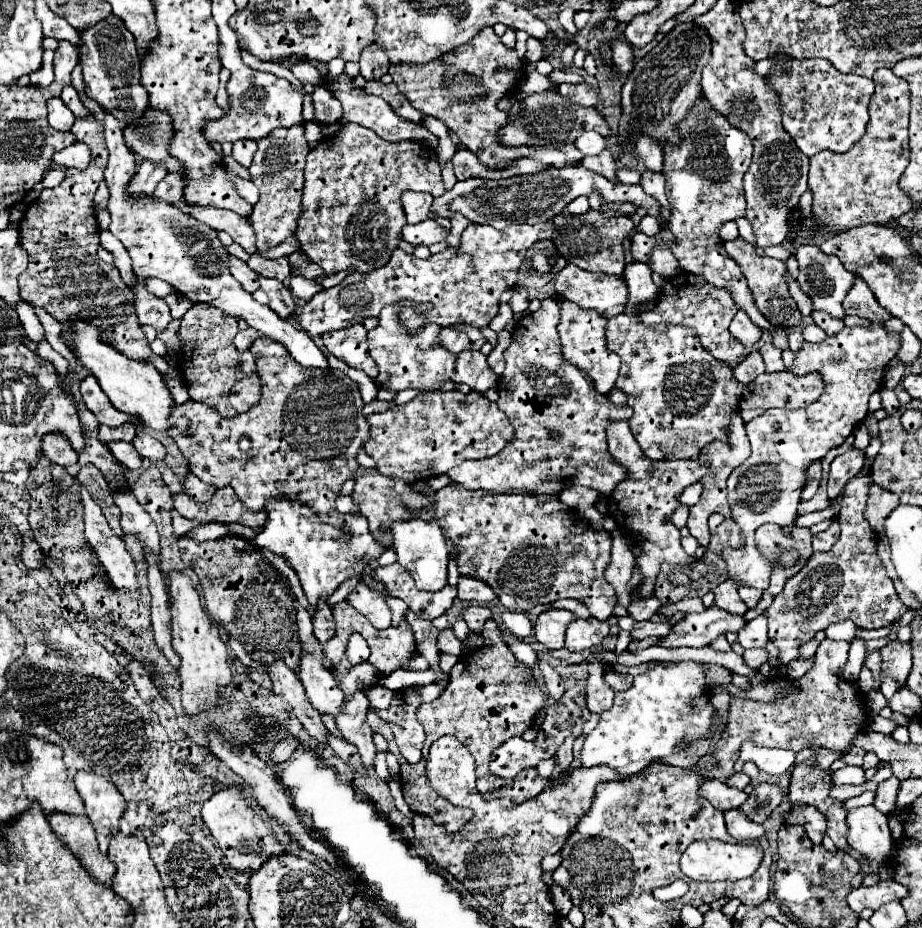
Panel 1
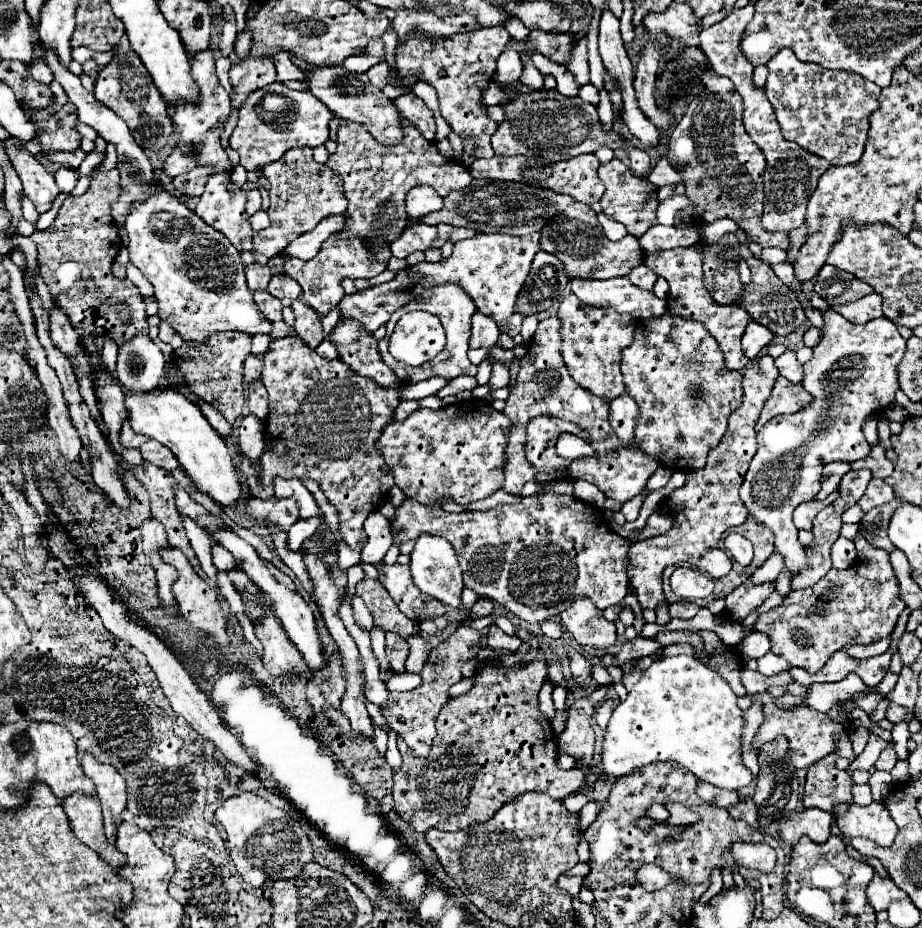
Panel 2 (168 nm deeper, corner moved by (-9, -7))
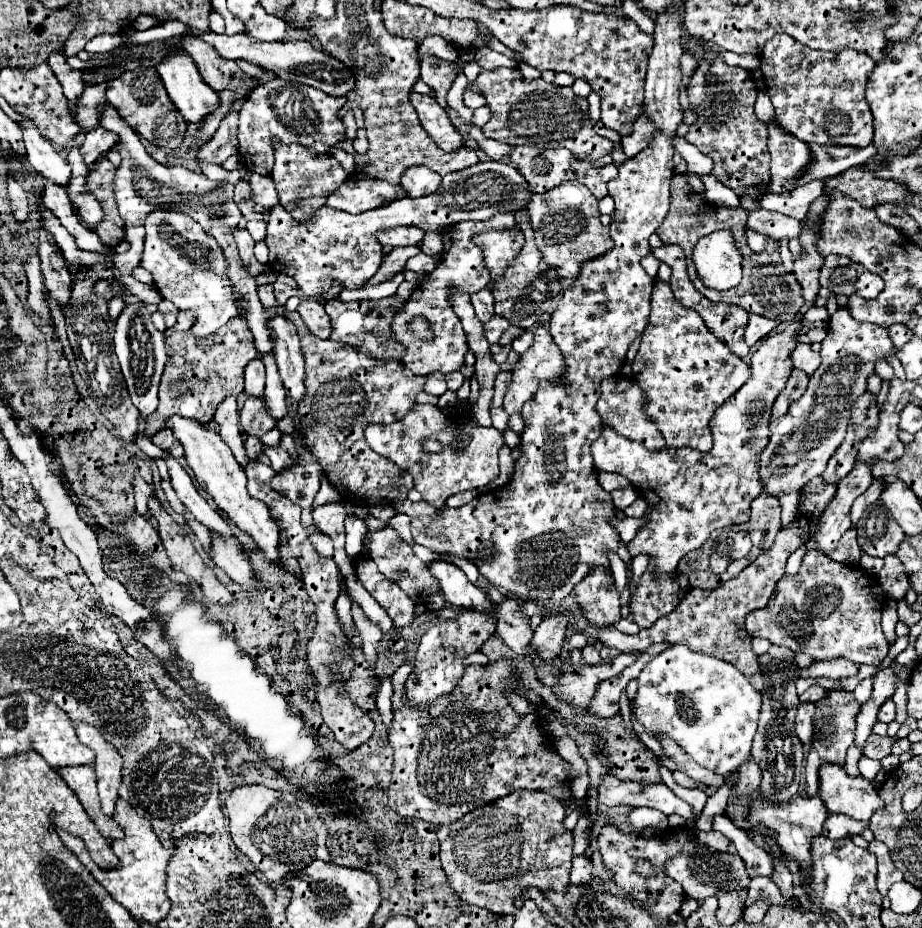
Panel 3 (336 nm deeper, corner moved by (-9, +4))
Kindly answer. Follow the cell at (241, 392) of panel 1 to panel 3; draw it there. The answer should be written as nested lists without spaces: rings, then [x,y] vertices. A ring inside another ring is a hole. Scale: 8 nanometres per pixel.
[[[248,437],[248,439],[246,439],[246,453],[248,453],[248,459],[258,457],[262,451],[264,451],[264,445],[260,443],[258,437]]]

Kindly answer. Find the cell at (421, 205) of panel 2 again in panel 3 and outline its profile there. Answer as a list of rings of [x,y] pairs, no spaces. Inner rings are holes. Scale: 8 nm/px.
[[[410,167],[406,173],[402,173],[402,187],[408,191],[408,197],[424,197],[428,193],[434,193],[440,185],[440,175],[426,167]]]

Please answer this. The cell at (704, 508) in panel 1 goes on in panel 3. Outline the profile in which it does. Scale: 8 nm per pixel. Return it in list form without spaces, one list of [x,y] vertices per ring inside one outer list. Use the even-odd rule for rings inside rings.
[[[802,319],[790,323],[780,333],[766,335],[760,341],[760,347],[754,351],[752,363],[750,363],[752,377],[710,419],[710,431],[714,435],[714,447],[708,453],[700,453],[700,451],[694,451],[688,447],[682,447],[682,449],[662,447],[662,449],[650,451],[644,445],[618,435],[610,425],[602,425],[600,437],[592,443],[594,465],[598,471],[612,471],[612,473],[624,475],[634,485],[638,495],[648,503],[646,513],[644,513],[646,525],[640,527],[636,537],[628,543],[628,551],[632,557],[638,553],[648,553],[652,559],[656,559],[658,561],[658,569],[656,569],[658,575],[674,571],[678,561],[688,551],[702,547],[708,541],[712,531],[724,529],[730,525],[740,525],[740,523],[746,523],[750,519],[750,503],[764,489],[760,483],[758,461],[760,461],[760,453],[764,451],[764,447],[770,441],[770,429],[768,427],[770,427],[772,405],[774,405],[778,393],[786,387],[786,381],[790,379],[790,373],[794,369],[790,353],[798,345],[796,337],[798,337],[800,329],[802,329]]]

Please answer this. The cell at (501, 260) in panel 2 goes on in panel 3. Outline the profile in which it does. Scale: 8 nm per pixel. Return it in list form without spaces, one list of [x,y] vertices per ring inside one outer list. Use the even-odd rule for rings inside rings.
[[[518,227],[510,231],[488,231],[474,237],[474,241],[482,247],[486,257],[486,267],[492,273],[492,279],[502,275],[506,267],[516,259],[520,249],[524,247],[524,235]]]

